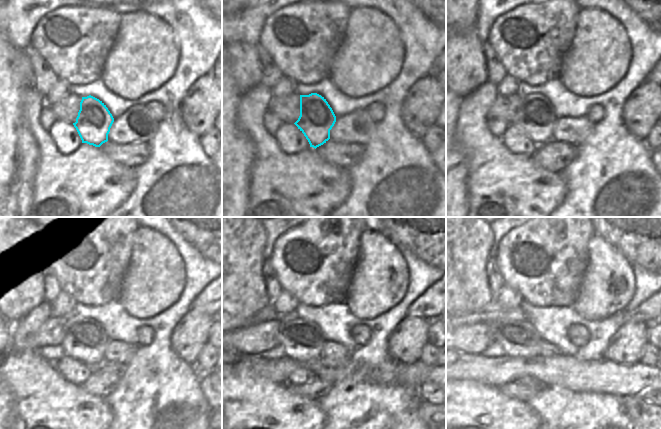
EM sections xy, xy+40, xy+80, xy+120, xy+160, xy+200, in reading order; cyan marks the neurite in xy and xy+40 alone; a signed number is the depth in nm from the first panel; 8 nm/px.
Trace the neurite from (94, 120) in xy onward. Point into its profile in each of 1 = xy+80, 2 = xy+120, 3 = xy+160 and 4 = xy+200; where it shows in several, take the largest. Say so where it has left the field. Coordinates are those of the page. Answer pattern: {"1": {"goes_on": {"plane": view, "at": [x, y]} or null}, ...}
{"1": {"goes_on": {"plane": "xy+80", "at": [536, 116]}}, "2": {"goes_on": {"plane": "xy+120", "at": [85, 339]}}, "3": {"goes_on": {"plane": "xy+160", "at": [302, 340]}}, "4": {"goes_on": {"plane": "xy+200", "at": [518, 338]}}}

